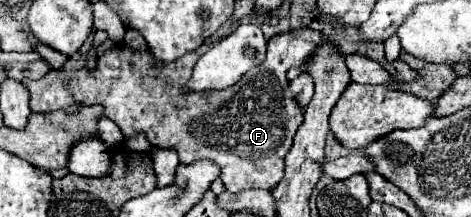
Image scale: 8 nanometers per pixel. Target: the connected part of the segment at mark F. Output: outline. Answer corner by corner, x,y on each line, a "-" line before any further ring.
308,27
292,29
272,37
268,41
268,55
260,71
258,67
248,71
248,75
244,75
238,85
232,85
224,91
184,91
184,83
188,83
192,67
200,59
200,53
196,51
186,53
172,63
162,63
162,67
156,69
158,61
152,57
150,51
132,51
124,43
116,43
102,57
98,57
98,67
94,67
93,71
86,68
86,54
76,52
83,58
78,61
77,67
69,64
69,57
61,71
52,70
38,81
24,79
22,85
30,91
32,113
52,113
58,109
68,109
72,105
84,103
88,95
88,105
102,105
104,117
114,121
126,139
144,131
154,147
176,149
180,163
194,163
200,159
210,159
218,163
222,167
220,179
226,191
240,193
246,189
272,189
276,187
276,183
280,183
284,175
284,155
288,155
296,129
304,121
304,109
300,109
296,99
292,99
292,91
288,91
290,81
286,79
286,71
290,67
304,67
304,63
308,63
308,55
316,51
316,43
320,43
320,39
324,39
322,33

